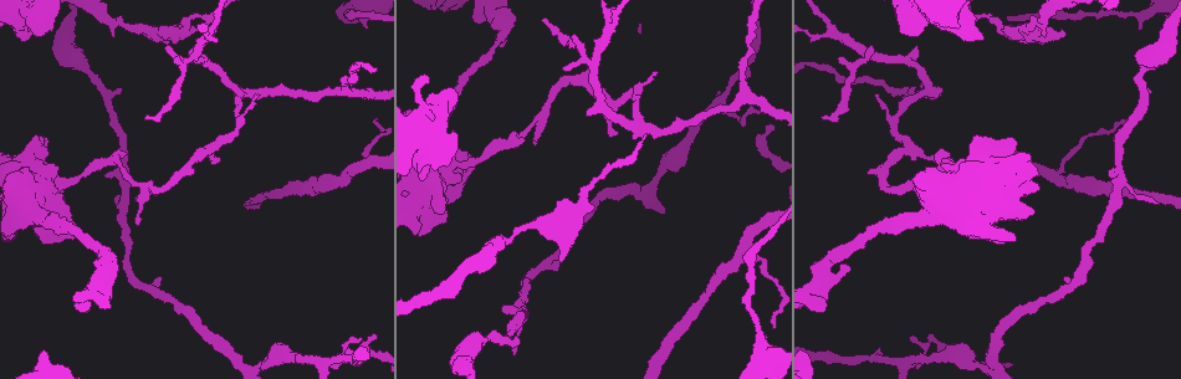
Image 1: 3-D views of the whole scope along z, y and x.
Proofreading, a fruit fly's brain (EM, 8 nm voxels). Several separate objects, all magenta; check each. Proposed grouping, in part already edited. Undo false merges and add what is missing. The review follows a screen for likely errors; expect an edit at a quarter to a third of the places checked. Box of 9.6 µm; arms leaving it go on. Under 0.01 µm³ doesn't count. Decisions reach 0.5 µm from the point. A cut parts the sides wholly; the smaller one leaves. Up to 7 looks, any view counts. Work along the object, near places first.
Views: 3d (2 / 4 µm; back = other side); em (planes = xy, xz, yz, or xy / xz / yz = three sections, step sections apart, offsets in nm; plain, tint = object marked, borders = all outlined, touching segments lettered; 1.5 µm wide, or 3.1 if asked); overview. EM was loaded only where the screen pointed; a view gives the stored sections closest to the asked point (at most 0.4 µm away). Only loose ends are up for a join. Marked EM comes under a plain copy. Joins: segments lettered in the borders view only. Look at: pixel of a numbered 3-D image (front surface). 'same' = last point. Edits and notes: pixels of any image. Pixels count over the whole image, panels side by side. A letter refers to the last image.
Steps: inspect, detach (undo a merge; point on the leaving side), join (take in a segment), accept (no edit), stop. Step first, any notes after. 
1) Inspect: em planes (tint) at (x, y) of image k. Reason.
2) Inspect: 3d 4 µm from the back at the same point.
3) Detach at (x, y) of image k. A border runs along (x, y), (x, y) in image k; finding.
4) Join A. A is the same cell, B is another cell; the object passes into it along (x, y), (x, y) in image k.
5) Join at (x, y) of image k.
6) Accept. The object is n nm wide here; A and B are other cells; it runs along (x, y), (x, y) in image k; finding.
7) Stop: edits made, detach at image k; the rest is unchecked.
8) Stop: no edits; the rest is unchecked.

Inspect: em xz step 8 (borders) at (1063, 30) of image 1. Free end.

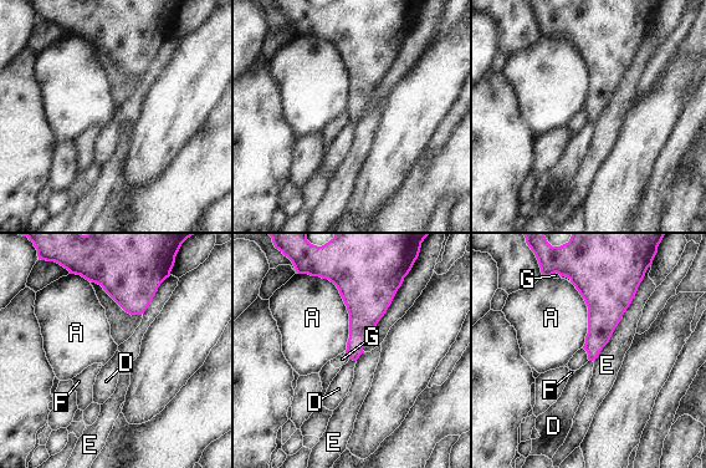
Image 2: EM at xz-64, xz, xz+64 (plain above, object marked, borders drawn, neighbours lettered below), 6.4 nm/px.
Accept. The longest contact is with E, 600 nm; A, D, E, F and G are other cells; a border runs along (349, 359), (356, 361) in image 2; none of them fits.

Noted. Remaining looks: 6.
Inspect: em xz step 4 (borders) at (1111, 177) of image 1. Branch stops here.

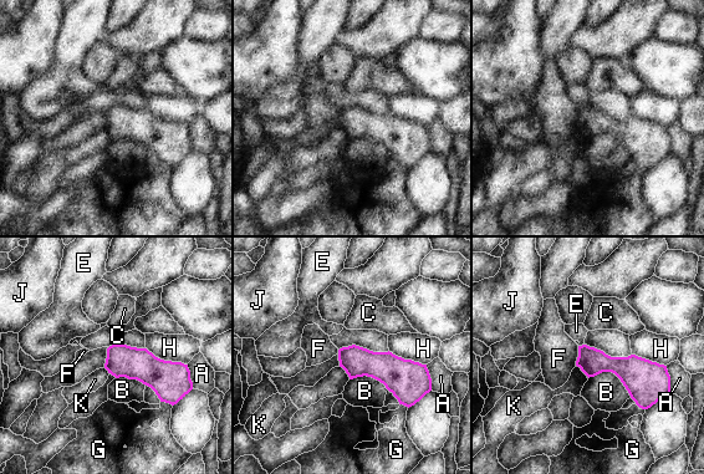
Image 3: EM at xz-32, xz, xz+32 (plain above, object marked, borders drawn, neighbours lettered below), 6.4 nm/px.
Inspect: em planes (borders) at the same point. Cut it another way.

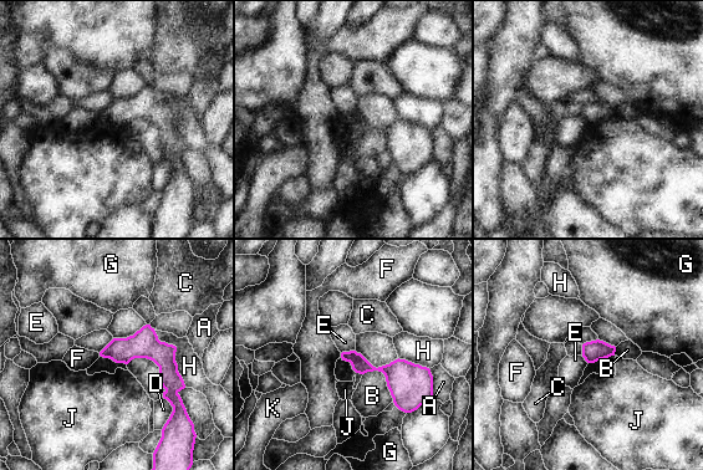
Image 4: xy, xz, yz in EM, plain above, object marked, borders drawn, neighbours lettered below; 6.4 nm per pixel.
Accept. A, B, C, D, E, F, G, H, J and K are other cells; no lettered segment goes on from it.

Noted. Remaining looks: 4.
Inspect: em xz step 8 (tint) at (587, 116) of image 1. Free end.

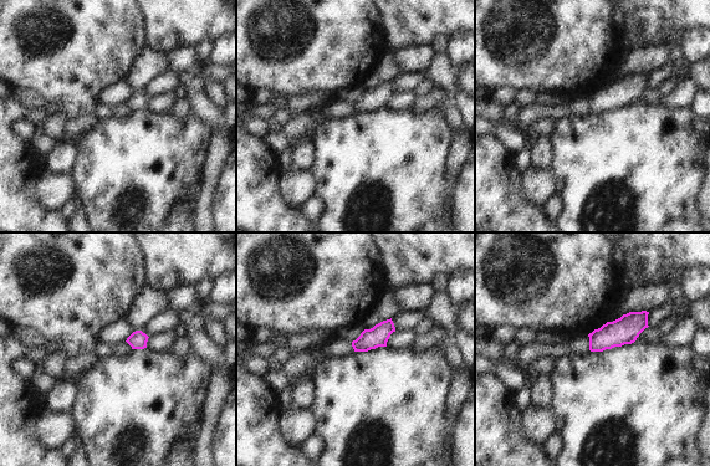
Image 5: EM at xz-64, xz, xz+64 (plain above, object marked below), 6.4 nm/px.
Inspect: em planes (borders) at the same point. Cut it another way.

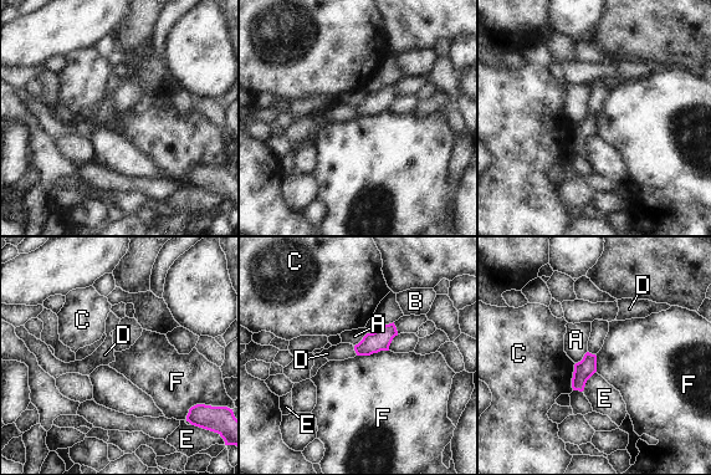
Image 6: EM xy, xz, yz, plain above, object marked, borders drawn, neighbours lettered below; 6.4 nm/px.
Join D. D is the same cell, A, B, C, E and F are other cells; the object passes into it along (380, 340), (354, 350), (343, 351) in image 6; the neuron continues.

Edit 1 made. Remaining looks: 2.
Stop: edits made, join at image 6; the rest is unchecked.

